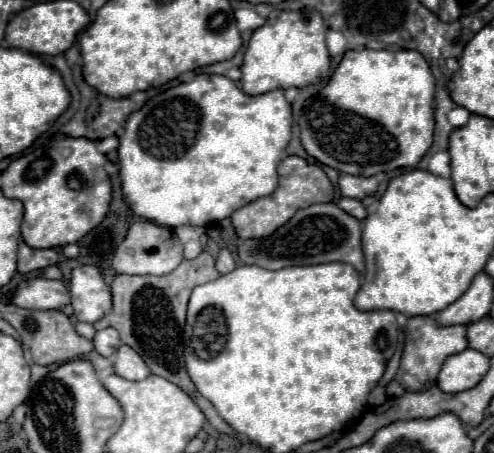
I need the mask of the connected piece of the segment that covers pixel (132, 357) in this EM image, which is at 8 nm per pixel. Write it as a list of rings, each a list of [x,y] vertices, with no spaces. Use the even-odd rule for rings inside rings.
[[[122,345],[116,353],[114,373],[130,381],[140,381],[150,375],[150,369],[144,365],[142,357],[134,349],[128,349],[128,345]]]

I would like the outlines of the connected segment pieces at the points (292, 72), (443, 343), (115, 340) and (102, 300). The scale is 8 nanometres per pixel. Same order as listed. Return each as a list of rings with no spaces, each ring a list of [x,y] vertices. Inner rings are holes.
[[[314,9],[282,11],[280,17],[268,19],[252,33],[250,43],[246,47],[240,79],[242,91],[248,95],[260,95],[272,89],[304,87],[326,79],[330,75],[326,31],[328,27],[324,25],[322,15]]]
[[[428,315],[428,317],[410,317],[406,327],[404,327],[404,351],[402,351],[400,369],[396,373],[396,381],[400,381],[404,389],[420,391],[420,389],[424,389],[426,381],[428,381],[428,385],[432,385],[436,381],[436,375],[438,375],[442,363],[446,361],[446,357],[450,357],[454,353],[460,353],[466,347],[468,347],[466,325],[442,327],[434,321],[432,315]],[[410,375],[416,377],[418,381],[410,381]]]
[[[112,327],[98,331],[96,337],[94,337],[94,349],[96,349],[100,355],[104,355],[104,357],[112,357],[120,345],[122,345],[120,335],[118,335],[118,331],[112,329]]]
[[[82,265],[72,271],[70,293],[78,321],[96,323],[112,309],[110,287],[102,279],[100,269],[94,265]]]

